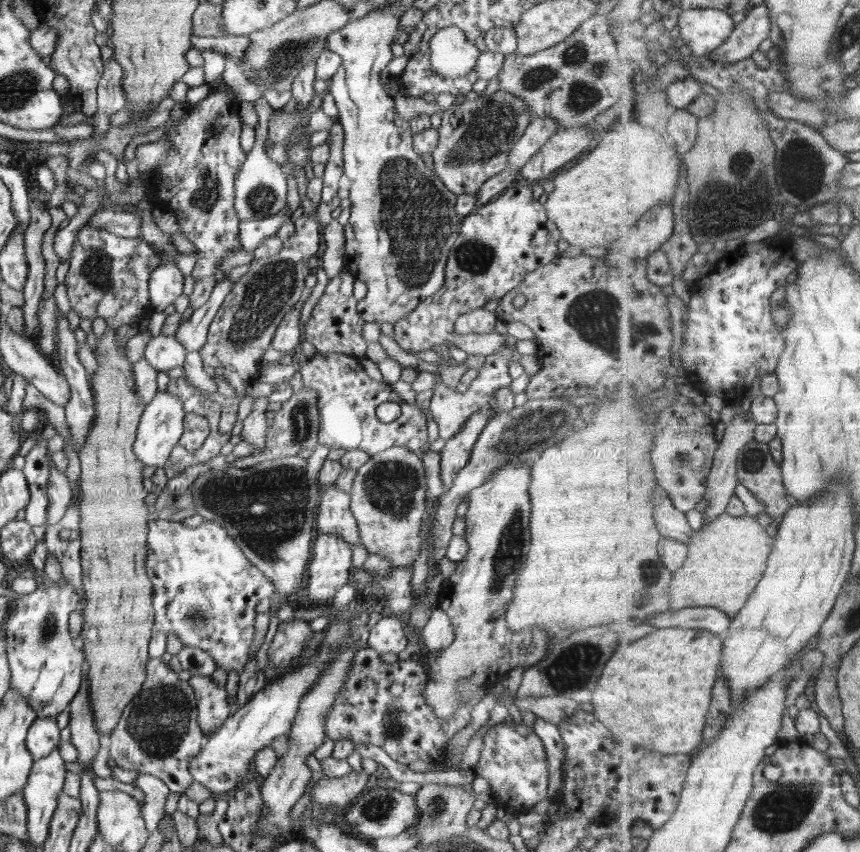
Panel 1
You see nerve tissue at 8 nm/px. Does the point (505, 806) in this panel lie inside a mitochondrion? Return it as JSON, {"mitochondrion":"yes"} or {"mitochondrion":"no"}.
{"mitochondrion":"no"}

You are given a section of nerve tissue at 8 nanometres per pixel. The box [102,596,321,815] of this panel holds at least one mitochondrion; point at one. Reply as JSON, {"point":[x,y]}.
{"point":[158,720]}

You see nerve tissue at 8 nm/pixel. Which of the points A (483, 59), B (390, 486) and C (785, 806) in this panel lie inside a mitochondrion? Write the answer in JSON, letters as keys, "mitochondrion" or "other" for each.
{"A":"other","B":"mitochondrion","C":"mitochondrion"}

